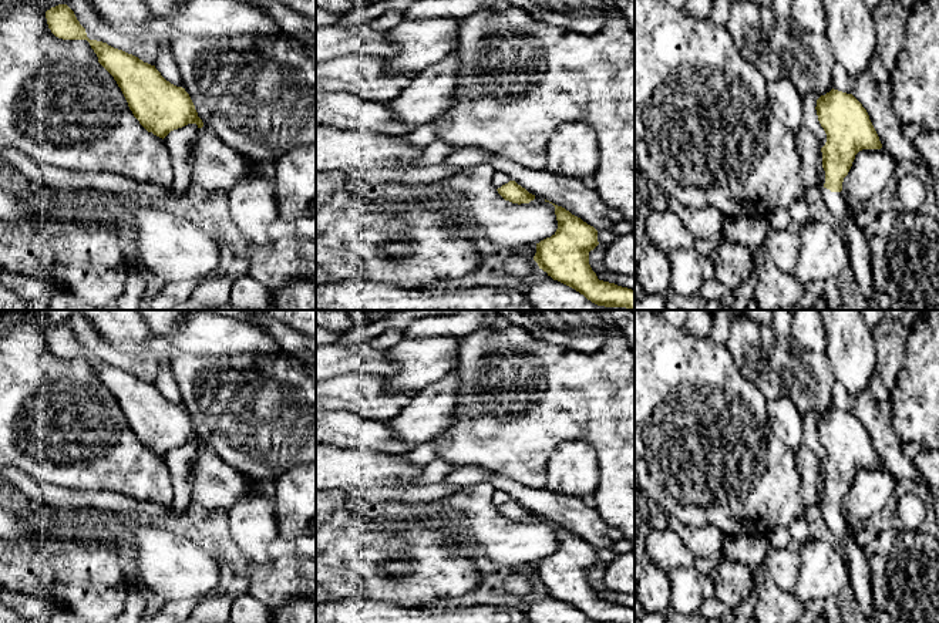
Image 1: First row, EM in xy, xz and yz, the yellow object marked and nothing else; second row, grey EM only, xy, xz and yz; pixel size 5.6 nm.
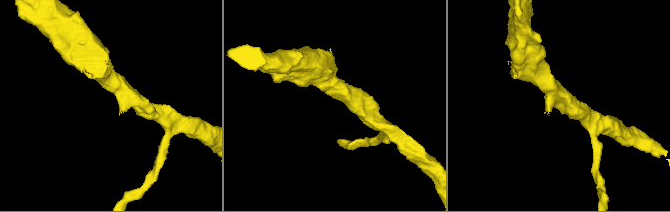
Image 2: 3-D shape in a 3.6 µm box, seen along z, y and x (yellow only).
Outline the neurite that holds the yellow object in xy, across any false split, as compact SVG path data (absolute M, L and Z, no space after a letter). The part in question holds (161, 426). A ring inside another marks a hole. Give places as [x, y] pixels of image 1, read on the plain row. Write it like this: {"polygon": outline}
{"polygon": "M67 323L47 329L46 337L55 356L90 361L98 381L114 395L134 435L148 451L164 458L171 449L188 442L203 445L185 407L166 400L155 384L107 361L90 358Z"}

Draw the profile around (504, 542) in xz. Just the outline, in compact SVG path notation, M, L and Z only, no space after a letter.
M489 482L461 486L458 492L450 496L425 502L435 508L428 516L437 519L435 525L438 526L458 529L462 541L474 543L484 558L497 565L532 563L555 553L558 548L555 525L541 515L521 523L505 519L492 505L494 491L495 488Z

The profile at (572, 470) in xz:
M579 440L561 441L549 457L546 489L582 499L596 494L598 485L595 449Z

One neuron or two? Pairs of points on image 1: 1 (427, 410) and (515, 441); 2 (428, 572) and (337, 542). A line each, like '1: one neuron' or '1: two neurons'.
1: two neurons
2: one neuron

